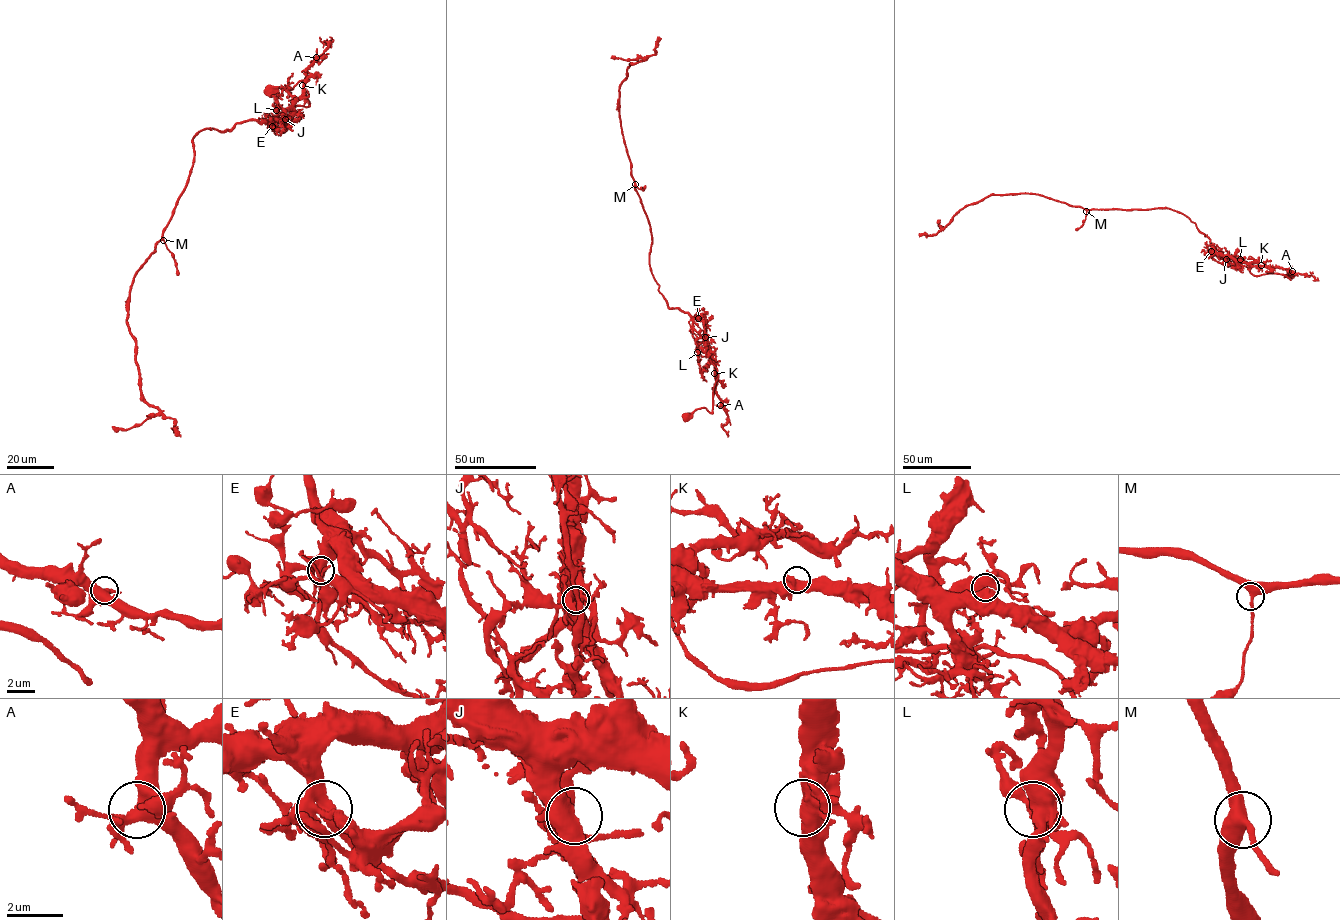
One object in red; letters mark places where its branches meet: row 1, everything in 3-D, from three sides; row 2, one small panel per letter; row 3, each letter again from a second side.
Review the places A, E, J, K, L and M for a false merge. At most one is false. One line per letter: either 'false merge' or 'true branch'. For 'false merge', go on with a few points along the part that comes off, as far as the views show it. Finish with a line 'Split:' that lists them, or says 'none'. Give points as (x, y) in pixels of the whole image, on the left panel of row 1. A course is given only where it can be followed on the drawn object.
A: true branch
E: true branch
J: true branch
K: true branch
L: true branch
M: true branch
Split: none

